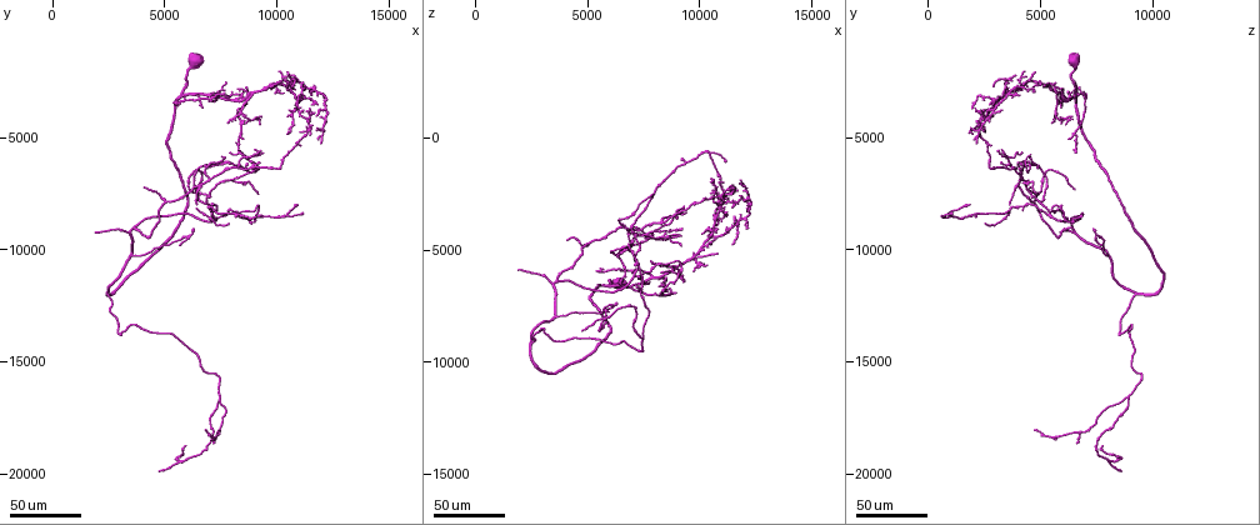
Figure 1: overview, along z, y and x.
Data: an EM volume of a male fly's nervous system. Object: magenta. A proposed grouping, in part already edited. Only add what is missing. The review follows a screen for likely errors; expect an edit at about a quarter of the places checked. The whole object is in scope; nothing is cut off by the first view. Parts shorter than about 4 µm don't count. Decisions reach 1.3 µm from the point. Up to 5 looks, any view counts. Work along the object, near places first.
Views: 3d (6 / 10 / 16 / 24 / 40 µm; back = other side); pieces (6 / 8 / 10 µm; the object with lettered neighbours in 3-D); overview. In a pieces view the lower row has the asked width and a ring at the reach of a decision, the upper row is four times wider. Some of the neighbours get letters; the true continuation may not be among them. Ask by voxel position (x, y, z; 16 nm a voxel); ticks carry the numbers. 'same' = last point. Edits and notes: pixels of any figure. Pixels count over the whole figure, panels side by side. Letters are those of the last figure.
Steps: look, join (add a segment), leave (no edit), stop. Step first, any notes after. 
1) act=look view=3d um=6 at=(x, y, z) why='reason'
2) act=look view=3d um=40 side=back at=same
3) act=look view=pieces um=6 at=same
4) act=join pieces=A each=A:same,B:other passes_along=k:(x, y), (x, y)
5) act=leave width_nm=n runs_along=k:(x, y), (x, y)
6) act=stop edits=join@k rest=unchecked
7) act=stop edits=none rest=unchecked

act=look view=3d um=24 at=(1800, 9200, 5800) why='branch stops here'

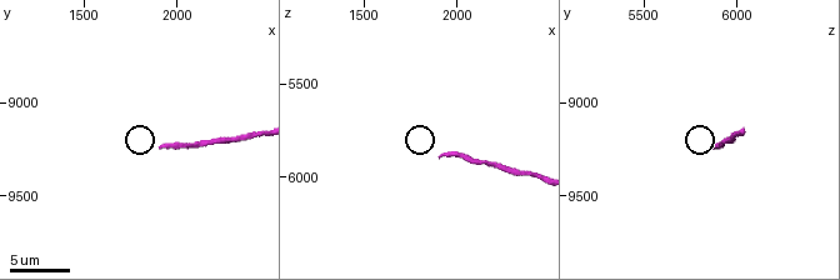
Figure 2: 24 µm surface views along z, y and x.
act=look view=pieces um=6 at=(1920, 9240, 5880)

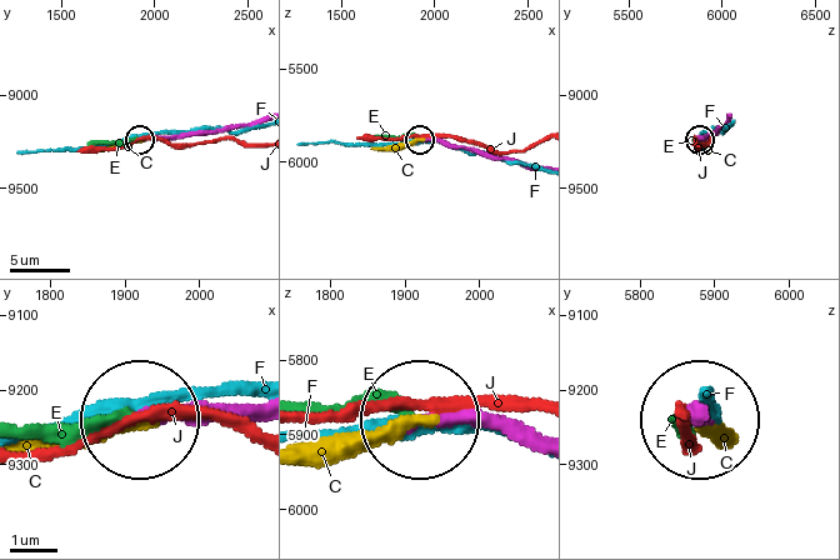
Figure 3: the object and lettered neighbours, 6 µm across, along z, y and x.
act=join pieces=C each=C:same,E:other,F:other,J:other passes_along=3:(450, 146), (413, 140), (371, 149) found='it goes on there'

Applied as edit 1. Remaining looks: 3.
act=look view=3d um=24 at=(6800, 3600, 5800) why='tapers out'

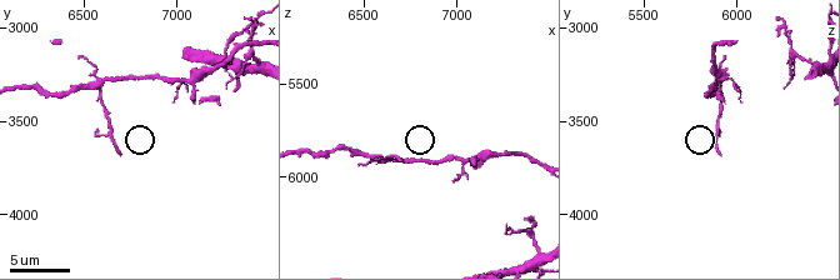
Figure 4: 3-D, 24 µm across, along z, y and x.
act=look view=pieces um=8 at=(6700, 3680, 5900)

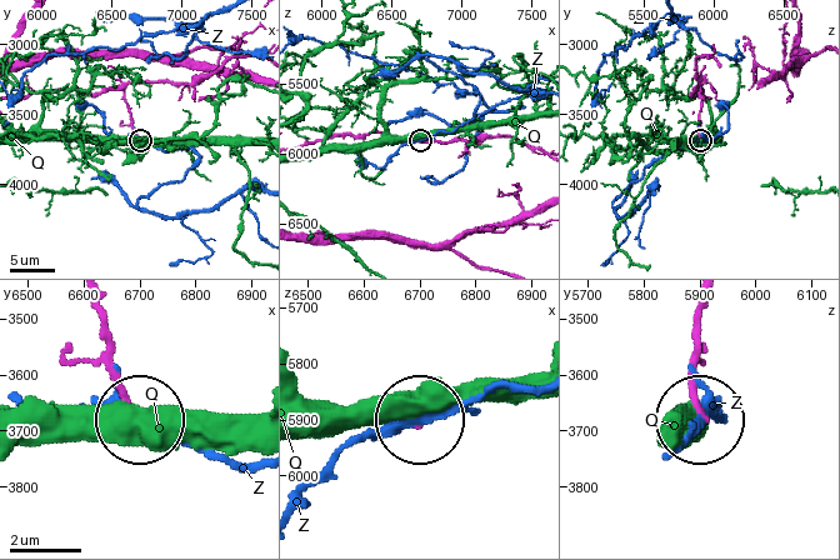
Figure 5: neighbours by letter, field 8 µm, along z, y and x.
act=leave width_nm=150 each=Q:other,Z:other runs_along=5:(91, 300), (115, 389), (136, 413) found='no lettered segment goes on from it'

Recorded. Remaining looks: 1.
act=stop edits=join@3 rest=unchecked

